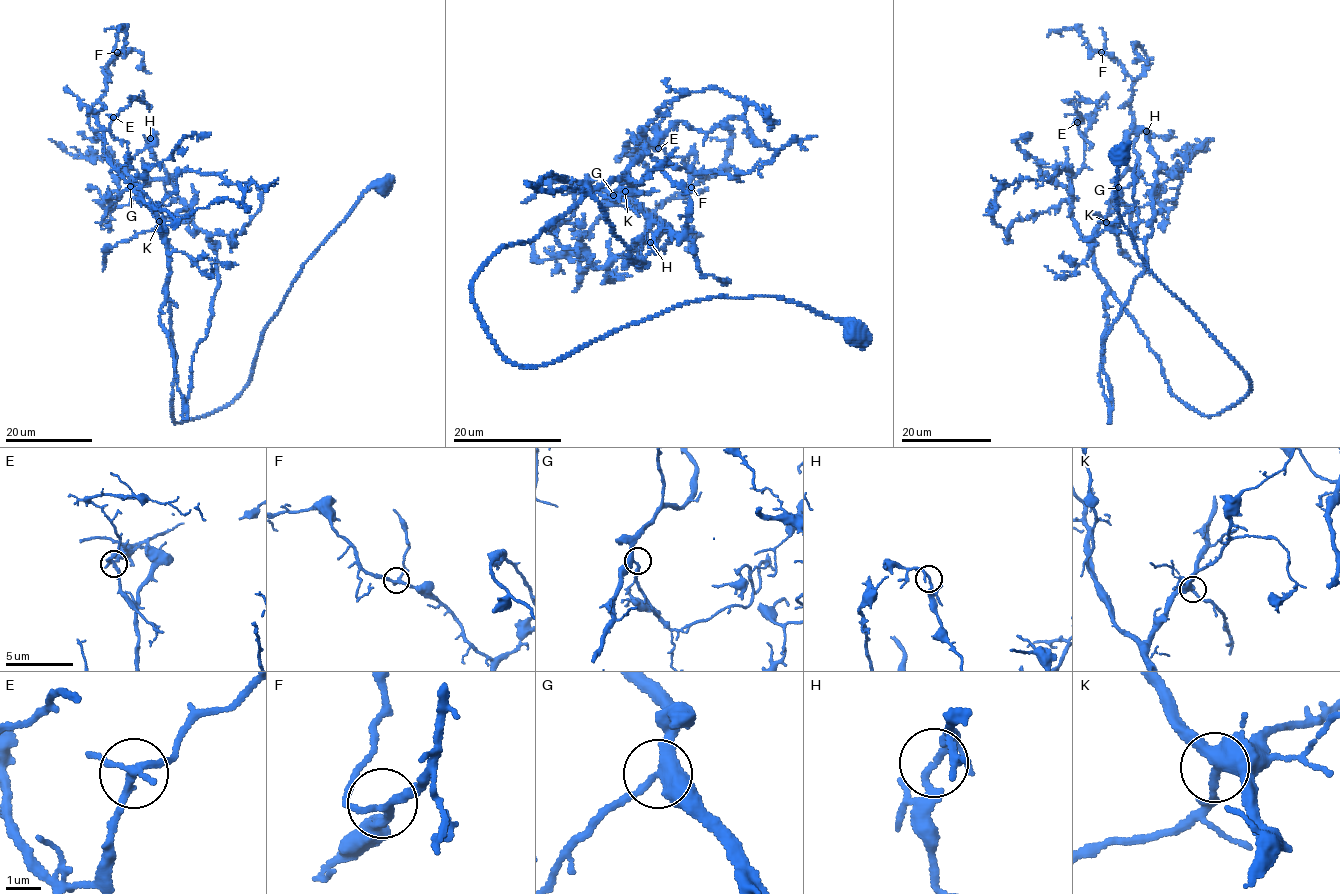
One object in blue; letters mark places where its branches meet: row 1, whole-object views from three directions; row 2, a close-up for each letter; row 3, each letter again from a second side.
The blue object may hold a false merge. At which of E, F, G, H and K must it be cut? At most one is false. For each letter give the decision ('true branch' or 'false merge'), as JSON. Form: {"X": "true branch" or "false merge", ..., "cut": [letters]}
{"E": "true branch", "F": "true branch", "G": "true branch", "H": "true branch", "K": "true branch", "cut": []}

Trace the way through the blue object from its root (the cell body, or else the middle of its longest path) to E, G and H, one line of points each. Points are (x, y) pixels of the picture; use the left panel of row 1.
E: (384, 183), (304, 265), (240, 394), (173, 422), (169, 247), (150, 198), (105, 155), (113, 117)
G: (384, 183), (304, 265), (240, 394), (177, 423), (168, 241), (130, 186)
H: (384, 183), (304, 265), (240, 394), (177, 423), (168, 241), (126, 169), (150, 138)

